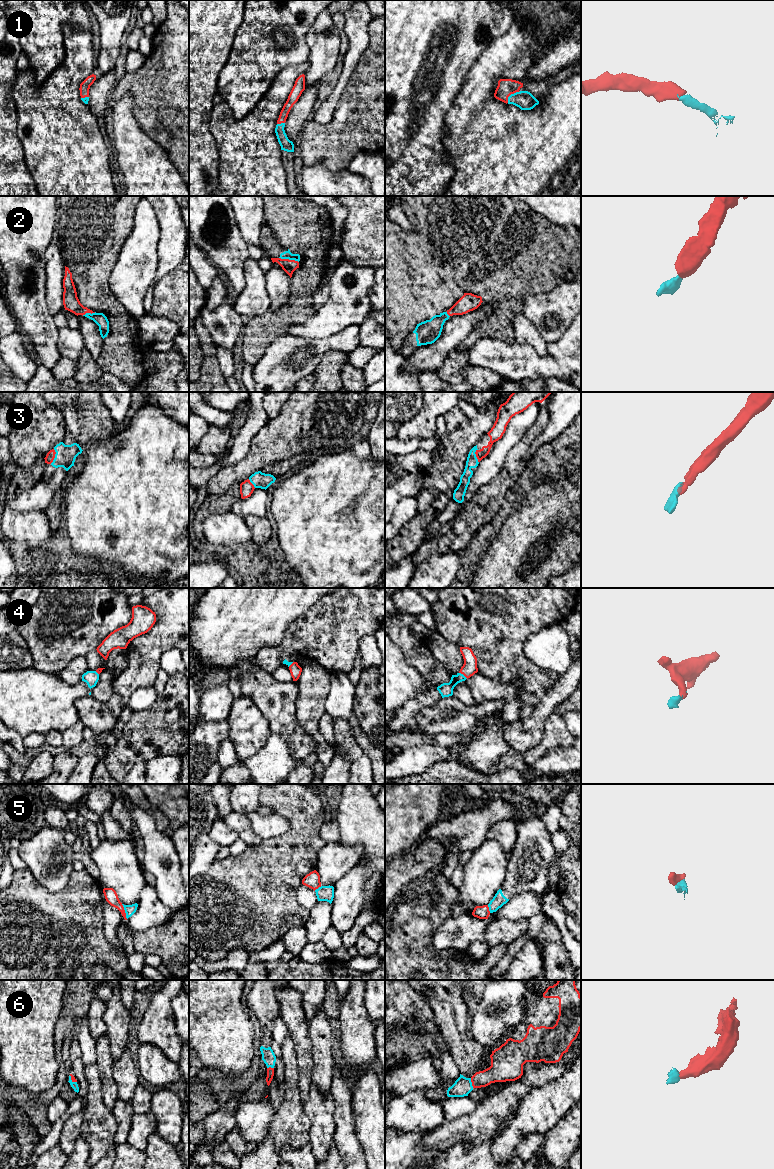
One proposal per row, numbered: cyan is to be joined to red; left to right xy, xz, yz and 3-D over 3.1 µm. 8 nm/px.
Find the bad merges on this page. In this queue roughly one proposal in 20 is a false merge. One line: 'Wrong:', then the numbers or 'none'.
Wrong: none

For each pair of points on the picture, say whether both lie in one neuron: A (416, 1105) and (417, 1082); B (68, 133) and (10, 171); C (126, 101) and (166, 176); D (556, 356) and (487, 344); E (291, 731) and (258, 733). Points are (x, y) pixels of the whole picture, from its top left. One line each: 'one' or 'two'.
A: two
B: two
C: one
D: one
E: two

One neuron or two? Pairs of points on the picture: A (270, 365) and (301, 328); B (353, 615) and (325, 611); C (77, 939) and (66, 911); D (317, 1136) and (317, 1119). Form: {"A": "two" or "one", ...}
{"A": "two", "B": "one", "C": "one", "D": "one"}

